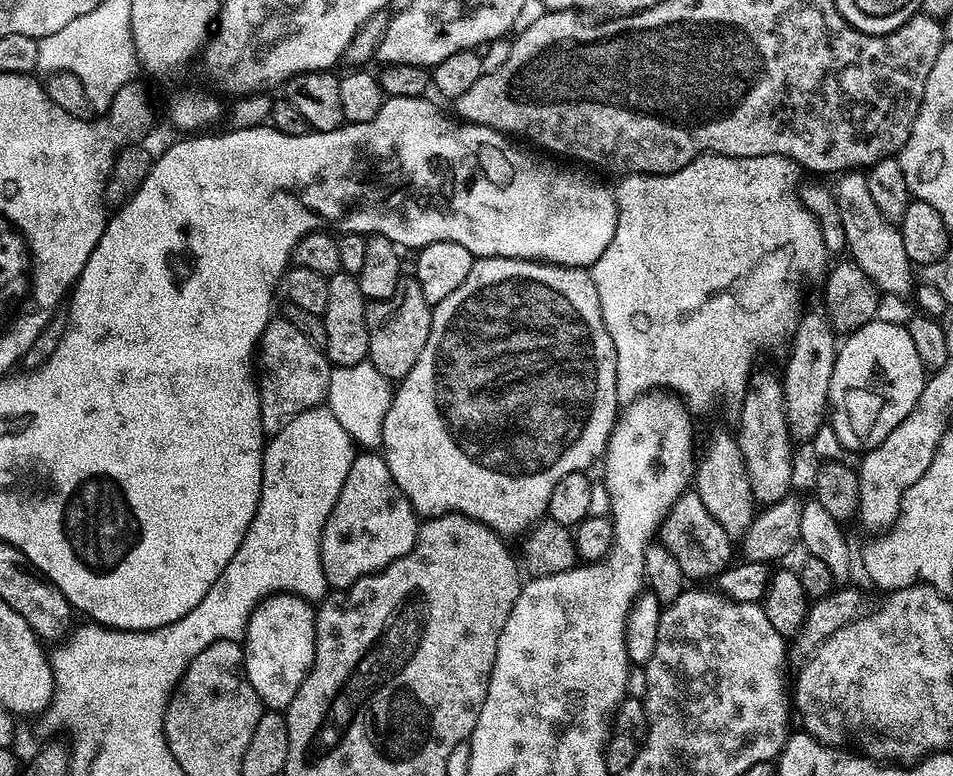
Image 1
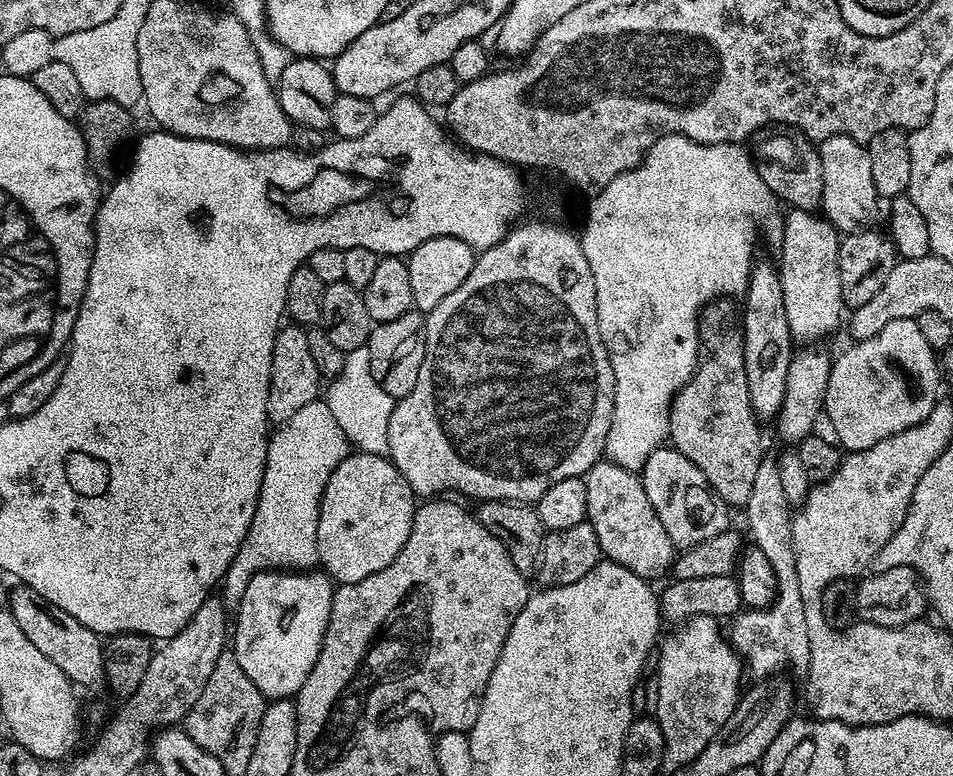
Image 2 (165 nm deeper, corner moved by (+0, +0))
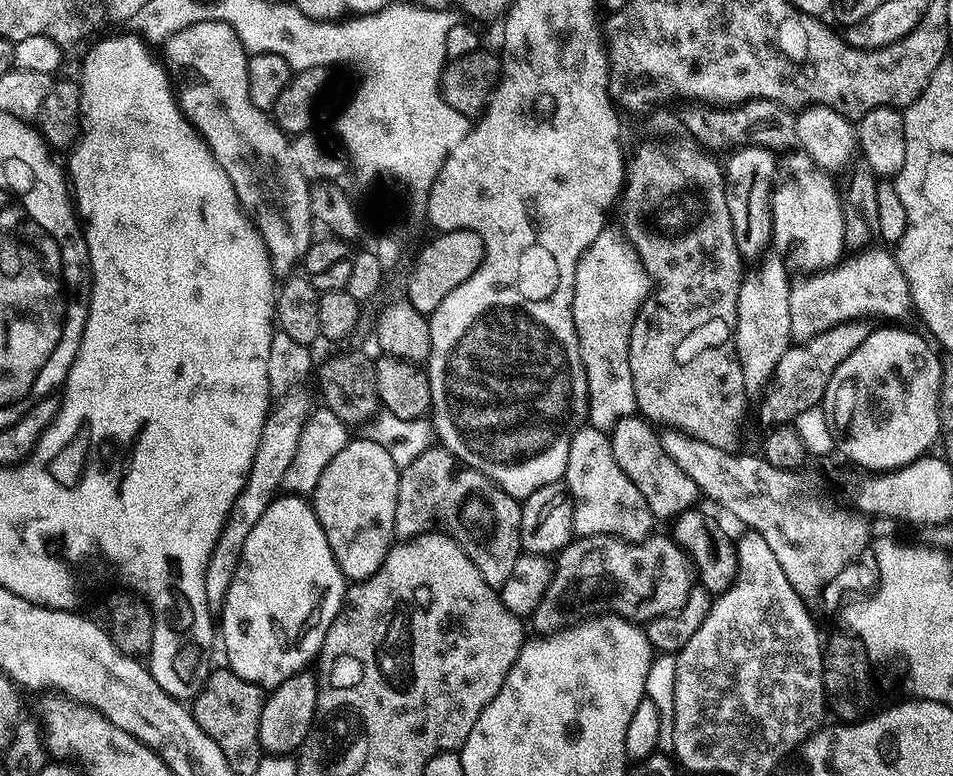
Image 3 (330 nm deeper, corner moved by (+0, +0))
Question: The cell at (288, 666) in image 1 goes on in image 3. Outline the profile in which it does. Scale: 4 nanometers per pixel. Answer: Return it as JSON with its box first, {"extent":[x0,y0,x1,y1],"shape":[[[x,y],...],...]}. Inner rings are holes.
{"extent":[218,494,346,690],"shape":[[[300,494],[277,495],[262,518],[254,522],[254,530],[246,534],[246,546],[242,546],[230,590],[226,590],[224,609],[218,614],[218,636],[224,639],[227,668],[262,690],[277,688],[286,678],[305,671],[308,663],[319,657],[326,630],[344,604],[345,591],[346,577],[336,564],[311,503]]]}

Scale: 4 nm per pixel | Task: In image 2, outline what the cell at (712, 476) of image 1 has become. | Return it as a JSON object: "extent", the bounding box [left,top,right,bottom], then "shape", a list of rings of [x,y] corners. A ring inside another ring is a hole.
{"extent":[668,298,766,506],"shape":[[[717,298],[702,313],[702,348],[706,355],[701,359],[696,375],[677,392],[672,399],[672,409],[668,411],[668,430],[671,443],[702,474],[706,474],[706,482],[710,482],[718,495],[729,506],[743,506],[750,498],[750,490],[754,486],[754,477],[758,475],[760,461],[765,459],[766,452],[760,445],[761,421],[750,402],[750,382],[746,382],[746,366],[744,365],[744,333],[738,330],[738,308],[731,299]]]}

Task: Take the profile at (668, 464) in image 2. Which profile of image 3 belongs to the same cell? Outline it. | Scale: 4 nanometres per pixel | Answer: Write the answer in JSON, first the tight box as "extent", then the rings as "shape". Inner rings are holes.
{"extent":[611,415,702,521],"shape":[[[639,415],[624,416],[611,430],[612,449],[626,478],[630,478],[630,482],[638,486],[642,498],[646,498],[653,517],[657,521],[671,521],[684,512],[695,509],[696,499],[701,499],[702,493],[694,478],[690,478],[690,474],[686,474],[686,470],[682,470],[682,466],[678,466],[678,462],[668,456],[660,445],[659,435],[652,431],[653,425]]]}

